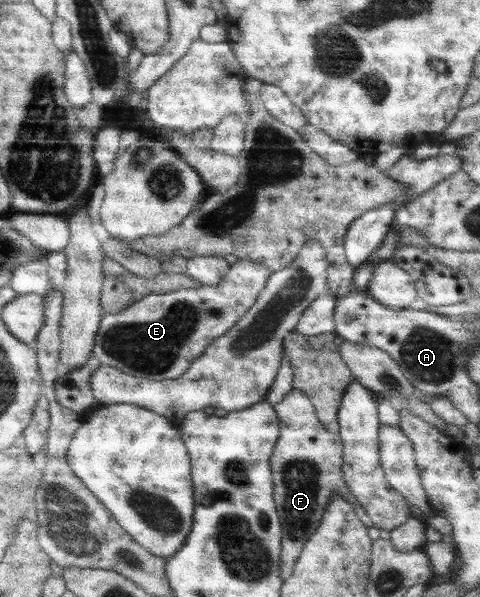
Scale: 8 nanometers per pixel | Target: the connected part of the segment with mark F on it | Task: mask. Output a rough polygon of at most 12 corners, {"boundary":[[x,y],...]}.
{"boundary":[[292,389],[269,463],[286,580],[345,485],[343,442]]}

